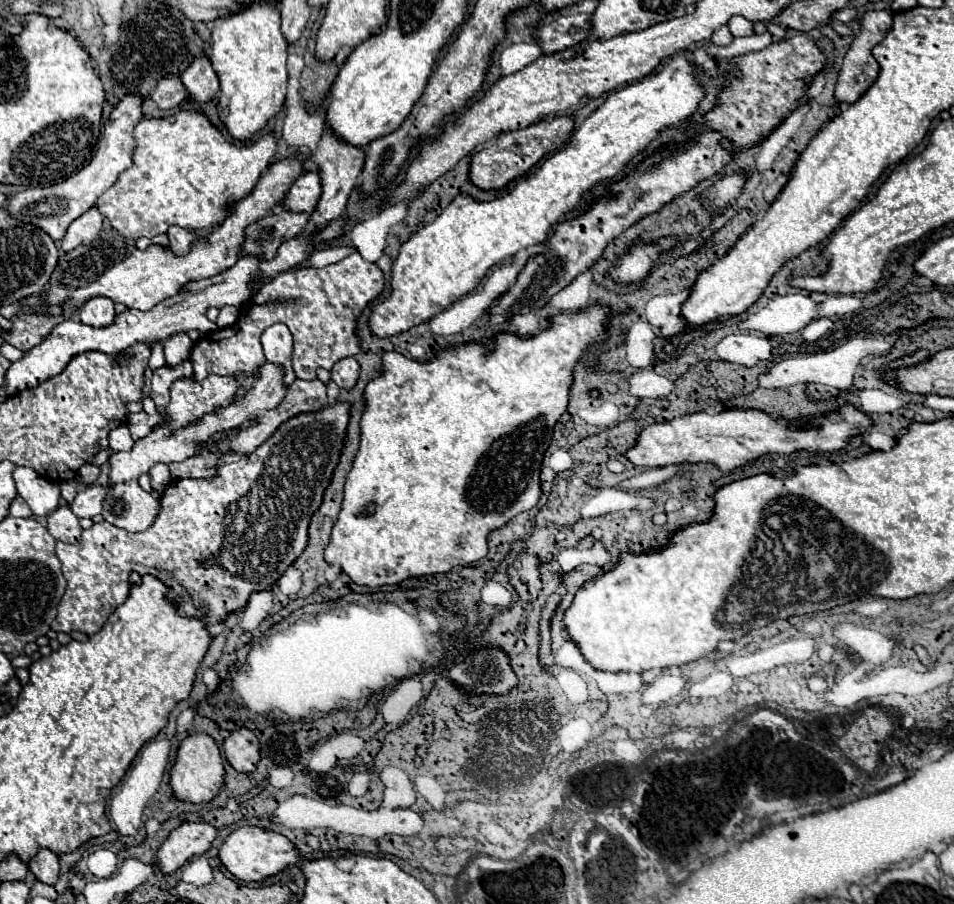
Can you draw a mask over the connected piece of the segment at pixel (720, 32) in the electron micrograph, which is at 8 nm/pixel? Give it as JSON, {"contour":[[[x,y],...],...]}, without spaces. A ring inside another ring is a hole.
{"contour":[[[720,27],[720,29],[716,29],[716,31],[712,33],[712,37],[710,37],[710,43],[716,45],[716,47],[730,45],[730,43],[732,43],[732,33],[730,33],[730,29],[728,29],[728,27]]]}

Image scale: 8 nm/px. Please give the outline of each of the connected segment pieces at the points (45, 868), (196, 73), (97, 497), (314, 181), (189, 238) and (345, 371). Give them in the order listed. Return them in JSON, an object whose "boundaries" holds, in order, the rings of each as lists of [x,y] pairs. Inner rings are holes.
{"boundaries":[[[[40,849],[38,855],[28,863],[28,869],[38,881],[54,885],[58,881],[58,871],[60,871],[58,855],[54,855],[50,849]]],[[[206,57],[194,59],[182,73],[182,85],[188,91],[188,99],[194,103],[212,101],[218,93],[218,77]]],[[[94,485],[94,487],[82,487],[78,495],[72,501],[72,513],[76,517],[94,517],[102,511],[102,501],[106,499],[106,493],[110,493],[110,485]]],[[[318,171],[300,175],[294,181],[292,189],[286,193],[286,197],[282,199],[280,207],[294,211],[294,213],[312,213],[318,203],[320,193],[322,193],[322,187],[320,187]]],[[[174,225],[174,227],[168,229],[168,239],[170,239],[170,249],[172,249],[172,253],[182,255],[182,253],[188,253],[188,251],[190,251],[190,245],[198,239],[198,233],[186,231],[186,229]]],[[[346,357],[342,361],[338,361],[334,367],[332,367],[332,381],[342,387],[342,389],[350,389],[356,385],[358,381],[358,373],[360,373],[360,365],[354,357]]]]}

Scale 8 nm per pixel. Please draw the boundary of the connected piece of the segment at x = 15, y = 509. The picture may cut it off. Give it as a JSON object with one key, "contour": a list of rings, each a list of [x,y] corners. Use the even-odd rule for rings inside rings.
{"contour":[[[16,495],[14,501],[10,503],[10,515],[12,515],[12,517],[30,517],[32,511],[30,511],[28,503],[26,503],[22,497]]]}

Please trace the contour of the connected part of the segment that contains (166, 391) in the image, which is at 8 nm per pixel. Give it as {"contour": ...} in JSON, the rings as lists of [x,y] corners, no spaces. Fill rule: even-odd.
{"contour":[[[190,361],[178,365],[178,367],[160,367],[154,371],[154,377],[152,377],[152,393],[150,397],[154,399],[156,403],[156,409],[160,413],[162,419],[166,419],[166,405],[170,401],[170,385],[182,377],[190,377],[192,375],[192,365]]]}

